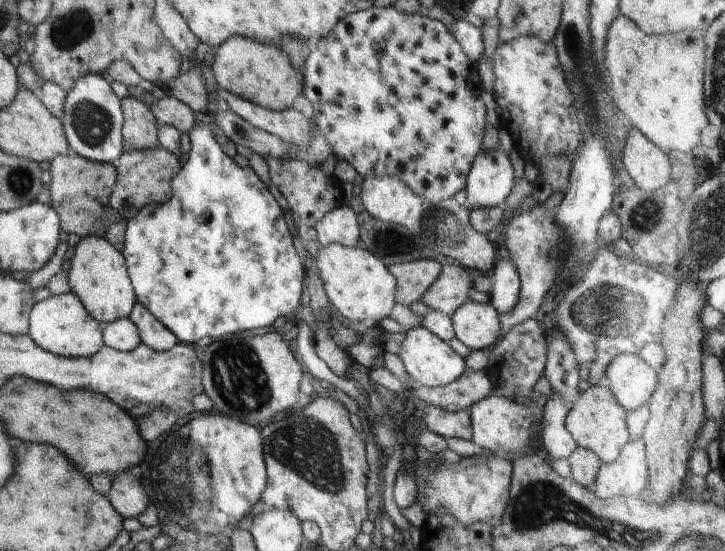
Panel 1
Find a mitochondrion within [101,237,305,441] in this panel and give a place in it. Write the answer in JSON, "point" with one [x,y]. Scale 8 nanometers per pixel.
{"point":[242,392]}

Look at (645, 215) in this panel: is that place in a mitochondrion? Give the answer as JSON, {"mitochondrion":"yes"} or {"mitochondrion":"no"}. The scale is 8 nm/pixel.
{"mitochondrion":"yes"}

